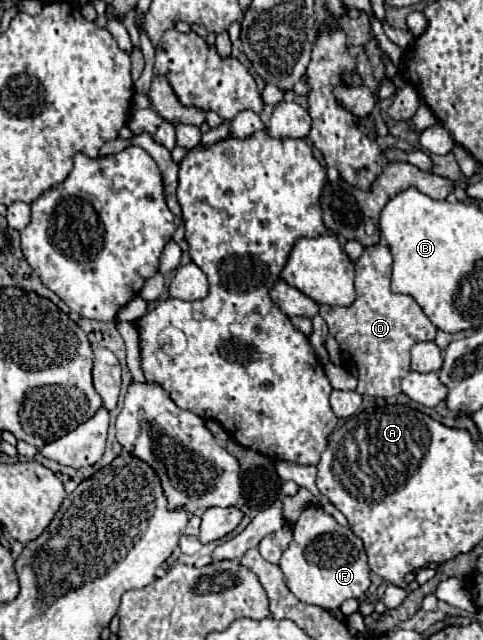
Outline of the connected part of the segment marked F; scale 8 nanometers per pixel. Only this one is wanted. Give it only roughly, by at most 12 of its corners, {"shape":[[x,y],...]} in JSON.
{"shape":[[319,505],[293,525],[279,567],[327,611],[371,585],[363,541]]}

